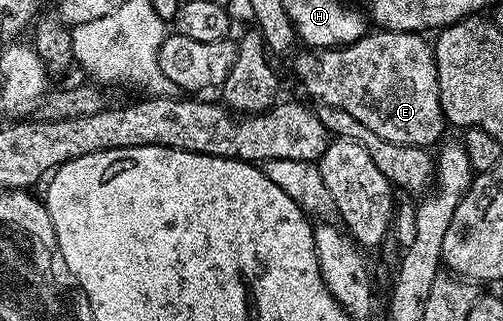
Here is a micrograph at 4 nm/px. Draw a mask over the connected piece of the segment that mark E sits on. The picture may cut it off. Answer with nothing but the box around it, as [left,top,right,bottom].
[296,29,446,149]

